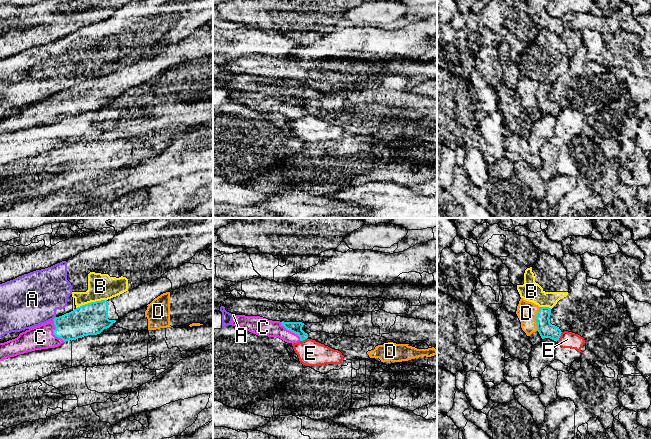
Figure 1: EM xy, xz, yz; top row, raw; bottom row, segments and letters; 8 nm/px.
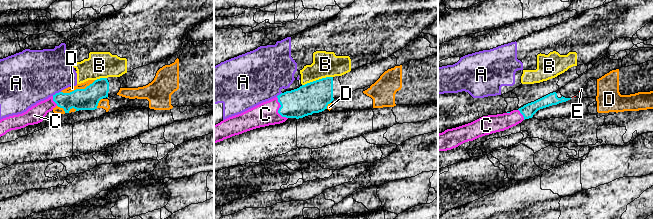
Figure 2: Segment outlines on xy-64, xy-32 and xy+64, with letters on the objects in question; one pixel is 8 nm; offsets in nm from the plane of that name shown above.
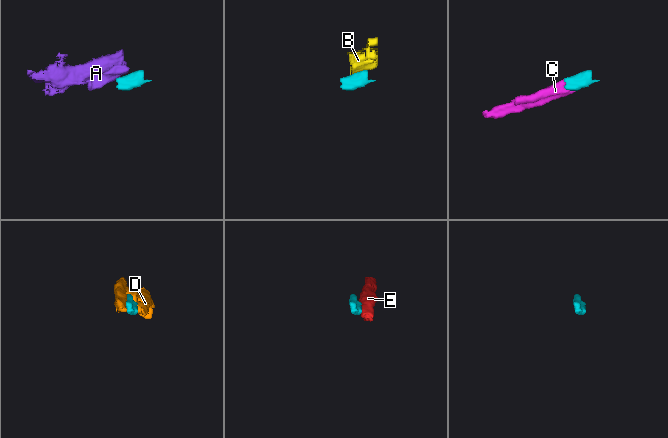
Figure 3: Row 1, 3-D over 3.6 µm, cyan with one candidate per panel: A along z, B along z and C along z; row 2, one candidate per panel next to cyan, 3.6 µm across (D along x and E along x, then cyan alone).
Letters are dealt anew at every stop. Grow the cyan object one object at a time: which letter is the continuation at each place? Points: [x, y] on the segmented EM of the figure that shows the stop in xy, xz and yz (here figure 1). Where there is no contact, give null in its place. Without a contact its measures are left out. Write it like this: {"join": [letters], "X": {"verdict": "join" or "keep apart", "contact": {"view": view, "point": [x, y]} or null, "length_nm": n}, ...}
{"join": ["C"], "A": {"verdict": "keep apart", "contact": {"view": "xy", "point": [54, 318]}, "length_nm": 40}, "B": {"verdict": "keep apart", "contact": {"view": "xy", "point": [91, 302]}, "length_nm": 260}, "C": {"verdict": "join", "contact": {"view": "xy", "point": [53, 332]}, "length_nm": 200}, "D": {"verdict": "keep apart", "contact": {"view": "yz", "point": [535, 319]}, "length_nm": 190}, "E": {"verdict": "keep apart", "contact": {"view": "yz", "point": [560, 335]}, "length_nm": 80}}

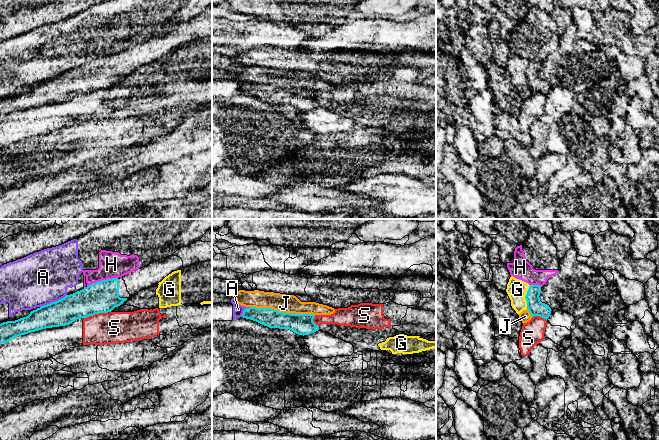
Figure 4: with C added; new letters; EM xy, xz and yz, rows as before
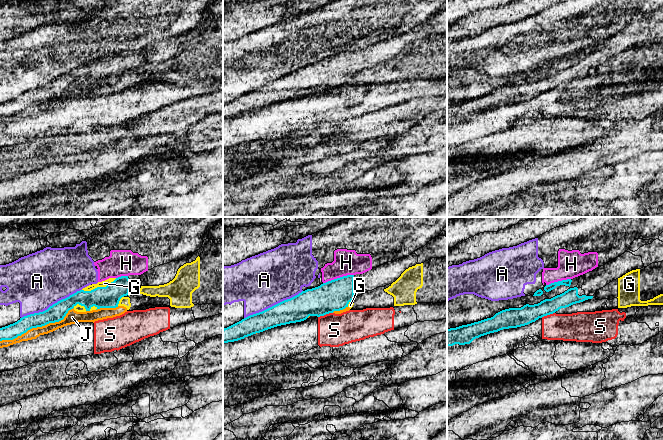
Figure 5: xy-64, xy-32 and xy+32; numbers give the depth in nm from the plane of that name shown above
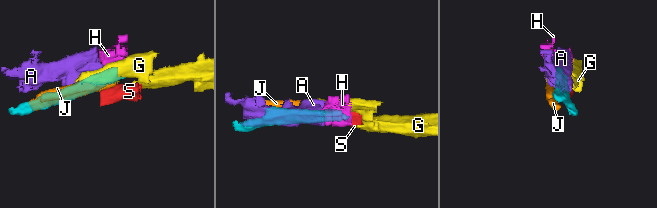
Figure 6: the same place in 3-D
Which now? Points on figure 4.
{"join": [], "A": {"verdict": "keep apart", "contact": {"view": "xy", "point": [53, 302]}, "length_nm": 240}, "G": {"verdict": "keep apart", "contact": {"view": "yz", "point": [525, 297]}, "length_nm": 190}, "H": {"verdict": "keep apart", "contact": {"view": "xy", "point": [102, 280]}, "length_nm": 260}, "J": {"verdict": "keep apart", "contact": {"view": "xz", "point": [282, 312]}, "length_nm": 550}, "S": {"verdict": "keep apart", "contact": {"view": "xy", "point": [94, 314]}, "length_nm": 220}}

